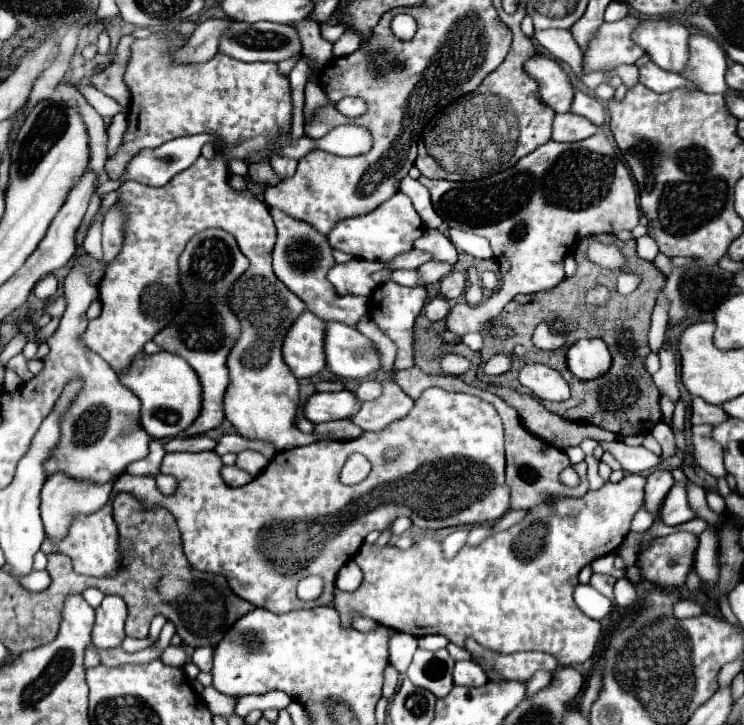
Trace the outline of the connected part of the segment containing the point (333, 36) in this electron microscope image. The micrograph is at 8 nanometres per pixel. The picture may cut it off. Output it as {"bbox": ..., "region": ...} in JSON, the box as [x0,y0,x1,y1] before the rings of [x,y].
{"bbox":[322,23,344,43],"region":[[[324,23],[324,27],[322,27],[323,38],[331,43],[334,43],[342,33],[344,33],[344,25],[342,23],[336,25],[328,25],[328,23]]]}

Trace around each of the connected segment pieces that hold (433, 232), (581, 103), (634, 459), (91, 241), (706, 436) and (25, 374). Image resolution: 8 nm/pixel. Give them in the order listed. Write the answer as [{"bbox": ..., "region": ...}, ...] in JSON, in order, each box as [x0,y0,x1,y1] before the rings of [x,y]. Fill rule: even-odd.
[{"bbox":[414,229,458,265],"region":[[[428,229],[416,243],[414,243],[416,249],[420,251],[426,251],[432,255],[434,261],[440,261],[440,263],[448,263],[448,265],[454,265],[456,259],[458,259],[458,251],[456,247],[452,245],[452,241],[440,233],[438,229]]]},{"bbox":[572,91,606,125],"region":[[[576,91],[576,95],[574,95],[572,113],[590,119],[594,125],[602,125],[606,121],[606,113],[604,113],[602,103],[598,99],[582,93],[582,91]]]},{"bbox":[602,441,660,473],"region":[[[622,441],[602,442],[603,449],[610,451],[622,465],[626,473],[642,473],[652,469],[656,463],[660,462],[660,457],[650,453],[646,447],[630,447]]]},{"bbox":[84,213,102,259],"region":[[[98,213],[98,221],[88,229],[88,235],[84,239],[84,251],[90,253],[92,257],[100,259],[102,257],[102,247],[100,247],[100,227],[102,227],[102,213]]]},{"bbox":[692,425,726,477],"region":[[[712,425],[692,427],[694,463],[714,477],[726,477],[726,469],[722,463],[722,447],[710,437],[710,431],[712,431]]]},{"bbox":[6,353,34,381],"region":[[[20,353],[20,355],[16,355],[16,357],[12,357],[8,363],[6,363],[6,369],[10,369],[10,371],[14,371],[16,375],[20,375],[20,379],[22,381],[30,381],[34,375],[26,369],[26,357]]]}]

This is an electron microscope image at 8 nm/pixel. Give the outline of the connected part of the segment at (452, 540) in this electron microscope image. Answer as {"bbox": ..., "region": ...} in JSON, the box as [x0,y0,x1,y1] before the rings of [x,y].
{"bbox":[440,529,468,557],"region":[[[458,529],[458,531],[450,533],[448,537],[444,537],[444,539],[440,541],[444,557],[454,557],[454,555],[464,547],[466,537],[468,537],[468,531],[466,531],[466,529]]]}

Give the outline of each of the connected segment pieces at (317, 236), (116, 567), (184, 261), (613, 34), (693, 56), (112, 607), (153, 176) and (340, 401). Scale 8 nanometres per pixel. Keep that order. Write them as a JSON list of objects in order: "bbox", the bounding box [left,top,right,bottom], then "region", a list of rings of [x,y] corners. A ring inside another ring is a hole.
[{"bbox":[268,207,368,327],"region":[[[268,207],[270,215],[276,223],[278,229],[278,241],[274,245],[272,251],[272,259],[274,259],[274,273],[276,277],[294,293],[298,295],[306,309],[312,311],[316,317],[324,319],[324,321],[342,321],[350,327],[356,327],[358,321],[368,313],[368,297],[352,297],[352,295],[338,295],[336,289],[332,289],[332,285],[328,285],[328,269],[332,269],[334,261],[334,249],[328,243],[328,237],[322,235],[320,231],[316,231],[312,225],[292,219],[290,215],[286,215],[280,209]]]},{"bbox":[42,387,510,613],"region":[[[430,387],[430,389],[426,389],[426,391],[414,401],[414,407],[412,407],[412,411],[410,411],[406,417],[402,417],[400,421],[392,421],[392,425],[386,425],[386,427],[380,429],[380,431],[366,431],[362,437],[358,437],[358,439],[354,439],[354,441],[316,441],[316,443],[310,443],[310,445],[304,445],[304,447],[296,447],[296,449],[288,449],[288,451],[276,453],[276,455],[272,457],[272,461],[268,463],[268,467],[266,467],[262,473],[258,473],[258,475],[256,475],[248,485],[244,485],[244,487],[238,487],[238,489],[228,487],[228,485],[222,481],[222,475],[220,475],[222,467],[224,467],[224,463],[222,463],[222,459],[220,459],[214,451],[206,451],[206,453],[166,453],[160,471],[162,471],[164,475],[172,475],[172,477],[178,481],[178,487],[176,487],[174,495],[164,495],[164,493],[160,493],[160,489],[156,487],[154,477],[136,477],[136,475],[130,475],[130,473],[122,473],[122,475],[116,479],[116,483],[114,483],[110,501],[108,501],[100,511],[96,511],[96,513],[92,513],[92,515],[86,515],[86,517],[84,517],[84,515],[76,517],[74,523],[72,523],[72,527],[70,527],[70,531],[68,531],[68,535],[66,535],[66,539],[60,541],[58,545],[52,545],[52,543],[46,539],[44,545],[42,545],[42,551],[44,551],[44,553],[56,553],[56,551],[58,551],[58,553],[68,555],[68,557],[72,559],[74,571],[80,573],[80,575],[88,575],[88,577],[112,577],[112,575],[120,573],[124,557],[122,557],[120,545],[118,545],[118,527],[116,527],[114,517],[112,517],[112,499],[114,499],[120,491],[128,491],[128,493],[132,493],[132,495],[136,495],[136,497],[140,497],[140,499],[146,499],[148,505],[162,505],[162,507],[166,505],[166,509],[172,511],[172,515],[176,517],[178,529],[180,529],[180,533],[182,533],[182,545],[184,545],[186,559],[188,559],[188,563],[190,563],[194,569],[198,569],[198,571],[208,571],[208,573],[216,573],[216,575],[224,575],[224,577],[228,579],[230,589],[232,589],[238,597],[250,601],[254,607],[264,607],[264,609],[268,609],[268,611],[272,611],[272,613],[290,613],[292,609],[310,609],[310,607],[318,605],[318,603],[300,601],[298,595],[296,595],[296,585],[298,585],[298,581],[304,579],[304,577],[308,577],[308,575],[322,575],[322,577],[324,577],[324,583],[326,583],[326,603],[320,603],[320,605],[332,605],[332,601],[334,601],[334,589],[336,589],[336,577],[338,577],[338,571],[342,569],[342,565],[348,563],[348,561],[358,553],[360,545],[364,543],[364,537],[366,537],[370,531],[384,531],[384,529],[386,529],[396,517],[400,517],[400,515],[410,517],[412,523],[414,523],[416,527],[420,527],[420,529],[444,529],[444,527],[458,527],[458,525],[488,525],[488,523],[498,521],[498,519],[508,511],[508,495],[510,495],[510,489],[508,489],[508,485],[506,485],[506,481],[504,481],[504,433],[502,433],[502,421],[500,421],[496,409],[494,409],[490,403],[486,403],[486,401],[474,397],[474,395],[468,395],[468,393],[448,393],[448,391],[440,389],[440,387]],[[386,449],[398,449],[398,457],[392,459],[392,461],[386,459],[386,457],[384,457]],[[350,453],[362,453],[362,455],[372,463],[370,475],[368,475],[364,481],[356,483],[356,485],[344,485],[344,483],[340,481],[340,469],[342,469],[342,465],[344,465],[344,461],[348,459]]]},{"bbox":[154,229,248,435],"region":[[[206,229],[194,239],[188,241],[184,253],[180,255],[180,283],[186,291],[186,305],[176,315],[176,319],[162,329],[154,343],[168,353],[176,353],[188,361],[188,365],[196,371],[202,385],[202,411],[200,417],[188,427],[182,435],[202,435],[214,427],[218,427],[224,419],[222,411],[222,395],[228,385],[228,367],[226,355],[232,349],[234,341],[240,333],[240,323],[232,317],[228,309],[228,291],[232,283],[248,269],[248,259],[238,249],[236,239],[224,229]]]},{"bbox":[584,15,644,69],"region":[[[628,15],[618,23],[604,23],[584,53],[586,69],[614,69],[620,63],[634,63],[644,51],[632,41],[638,17]]]},{"bbox":[684,35,728,93],"region":[[[690,35],[690,59],[684,77],[700,85],[704,93],[724,93],[728,89],[724,73],[726,55],[720,45],[708,35]]]},{"bbox":[92,597,126,647],"region":[[[104,597],[96,609],[96,623],[92,629],[92,643],[96,647],[118,647],[124,639],[126,603],[120,597]]]},{"bbox":[122,135,216,187],"region":[[[190,135],[172,139],[156,149],[144,149],[130,161],[122,179],[136,179],[150,187],[166,185],[174,175],[182,173],[198,159],[202,145],[208,141],[214,143],[216,137]]]},{"bbox":[304,391,360,423],"region":[[[352,391],[338,393],[314,393],[304,403],[304,417],[312,423],[324,423],[334,419],[348,419],[360,409],[360,401]]]}]

